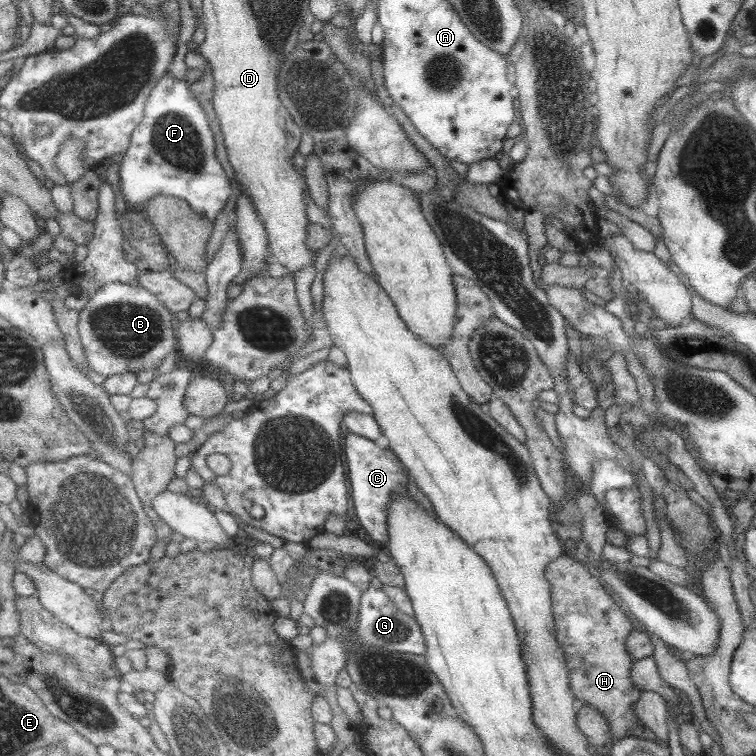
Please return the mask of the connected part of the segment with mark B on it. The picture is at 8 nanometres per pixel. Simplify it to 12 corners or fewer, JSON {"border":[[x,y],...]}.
{"border":[[109,282],[79,334],[109,394],[175,351],[172,313],[139,284]]}

